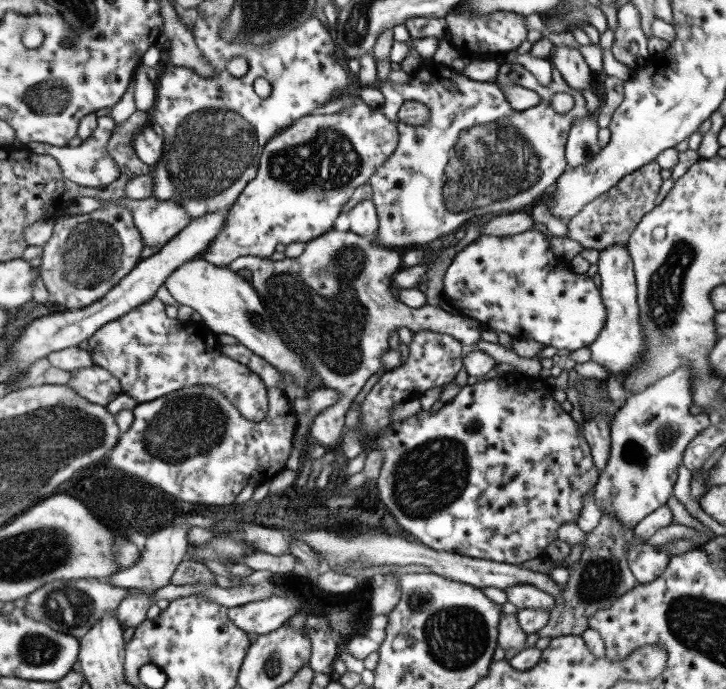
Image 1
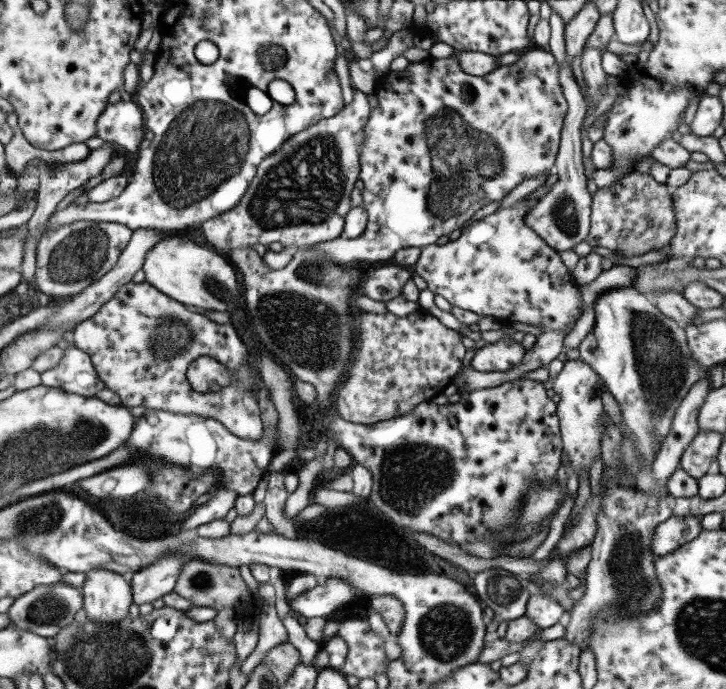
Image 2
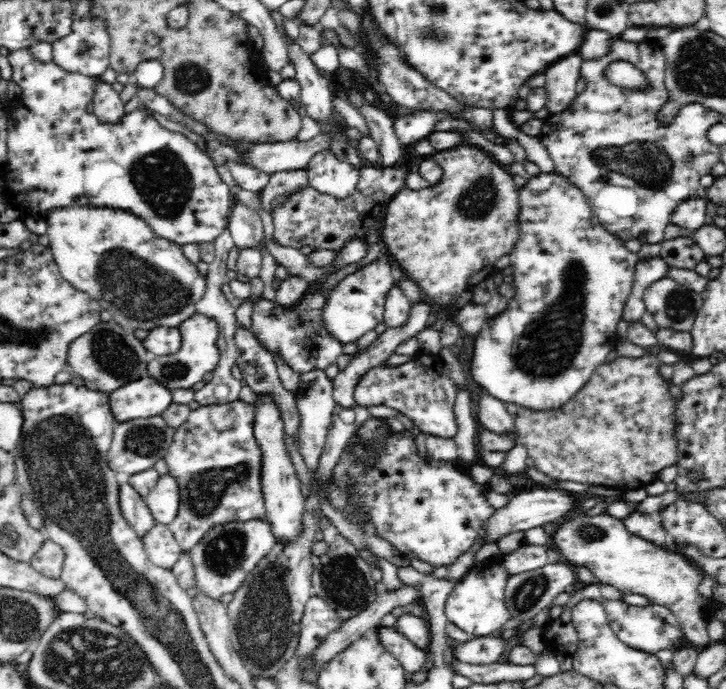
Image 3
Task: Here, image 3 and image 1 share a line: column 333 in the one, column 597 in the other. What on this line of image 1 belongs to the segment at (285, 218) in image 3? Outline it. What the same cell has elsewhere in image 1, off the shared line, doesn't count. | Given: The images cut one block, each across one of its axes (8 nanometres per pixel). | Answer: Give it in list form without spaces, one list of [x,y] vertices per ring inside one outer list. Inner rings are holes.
[[[652,160],[632,174],[624,176],[609,192],[598,196],[594,201],[582,207],[575,217],[567,223],[567,237],[580,242],[583,248],[594,250],[606,250],[612,244],[627,246],[630,234],[634,232],[636,225],[642,217],[656,208],[656,198],[662,186],[660,164]]]

